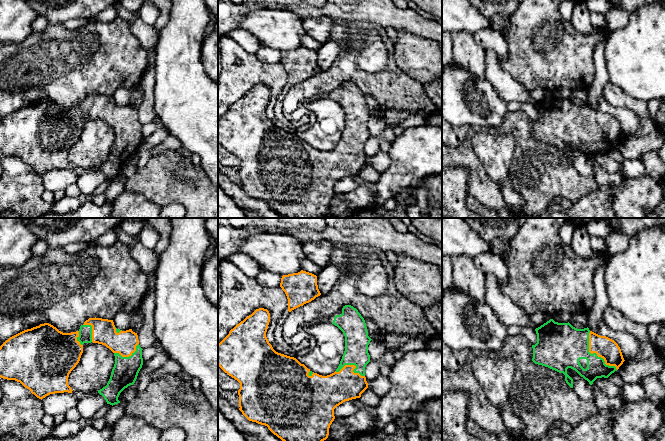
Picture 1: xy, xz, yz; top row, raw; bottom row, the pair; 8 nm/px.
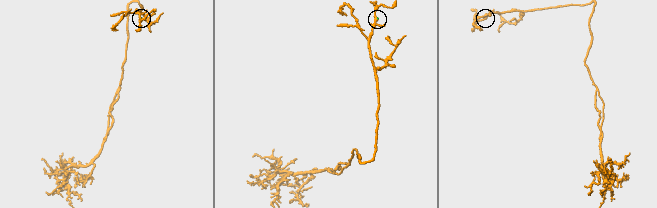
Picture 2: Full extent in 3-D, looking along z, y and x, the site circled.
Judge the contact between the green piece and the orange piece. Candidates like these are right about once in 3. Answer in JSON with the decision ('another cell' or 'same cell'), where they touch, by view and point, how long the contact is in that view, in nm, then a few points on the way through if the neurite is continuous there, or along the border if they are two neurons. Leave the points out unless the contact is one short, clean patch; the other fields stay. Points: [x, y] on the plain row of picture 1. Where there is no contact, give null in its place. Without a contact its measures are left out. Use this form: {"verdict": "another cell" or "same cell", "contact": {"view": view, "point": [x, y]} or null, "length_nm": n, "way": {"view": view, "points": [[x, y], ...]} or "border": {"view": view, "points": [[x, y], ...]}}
{"verdict": "same cell", "contact": {"view": "yz", "point": [594, 129]}, "length_nm": 380}

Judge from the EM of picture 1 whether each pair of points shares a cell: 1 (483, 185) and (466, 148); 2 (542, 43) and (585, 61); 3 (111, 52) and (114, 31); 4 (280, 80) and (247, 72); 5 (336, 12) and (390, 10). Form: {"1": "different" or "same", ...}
{"1": "same", "2": "same", "3": "same", "4": "same", "5": "same"}

